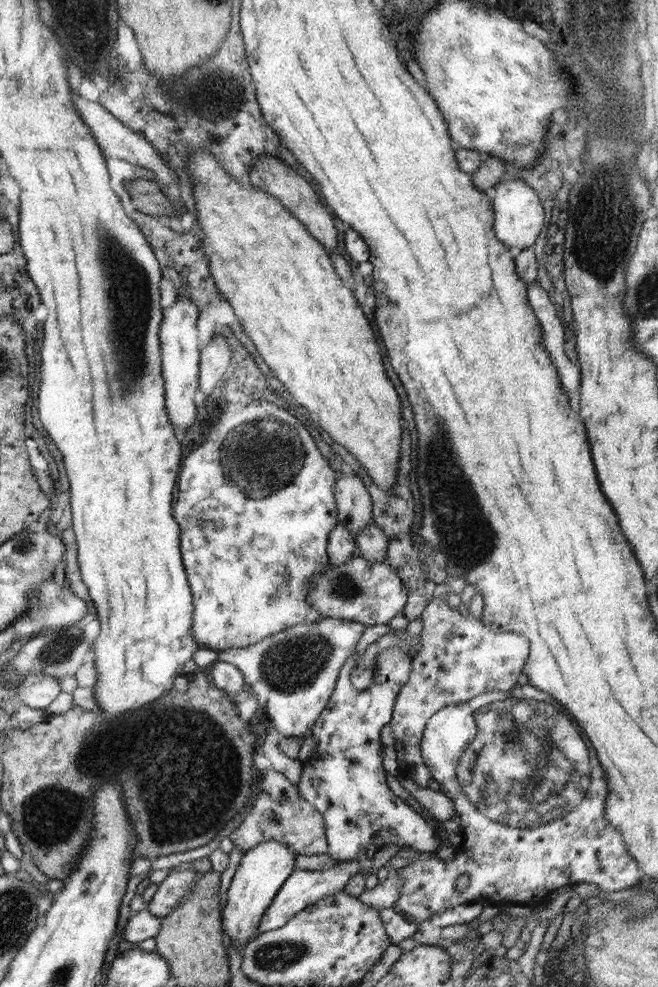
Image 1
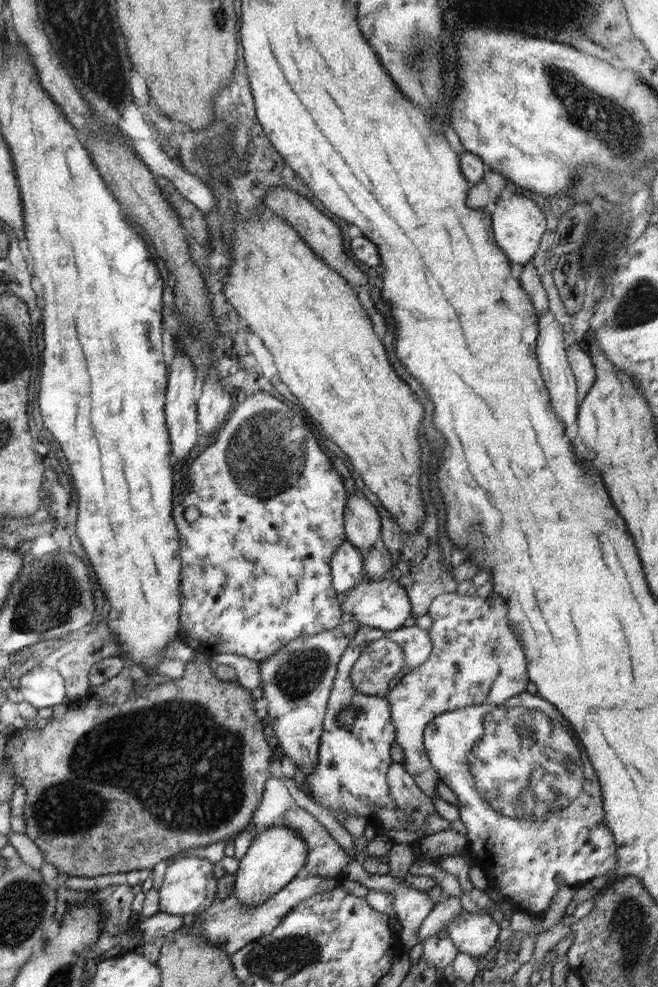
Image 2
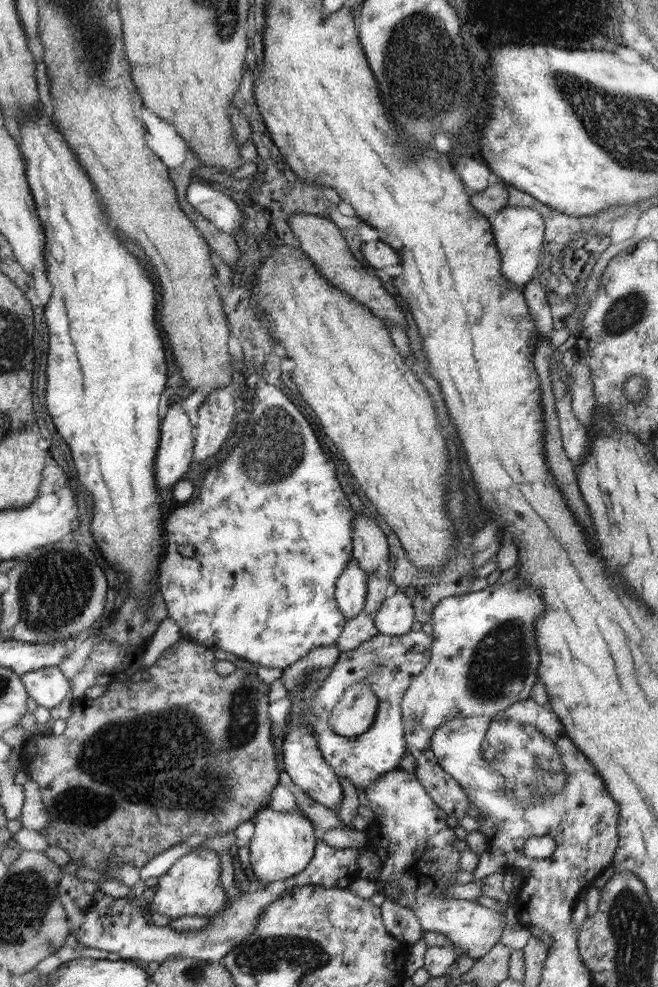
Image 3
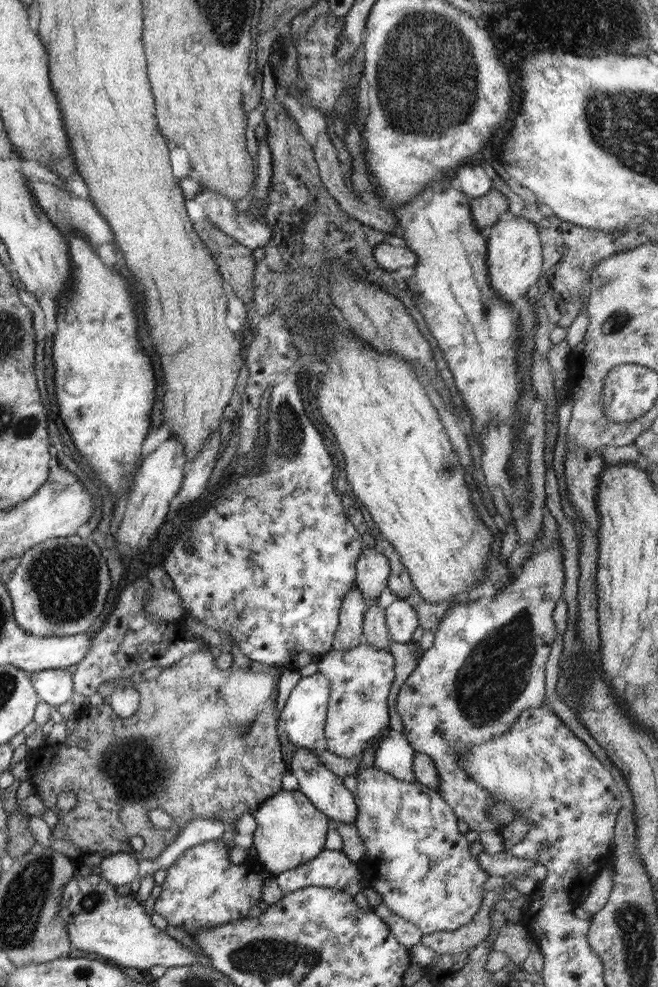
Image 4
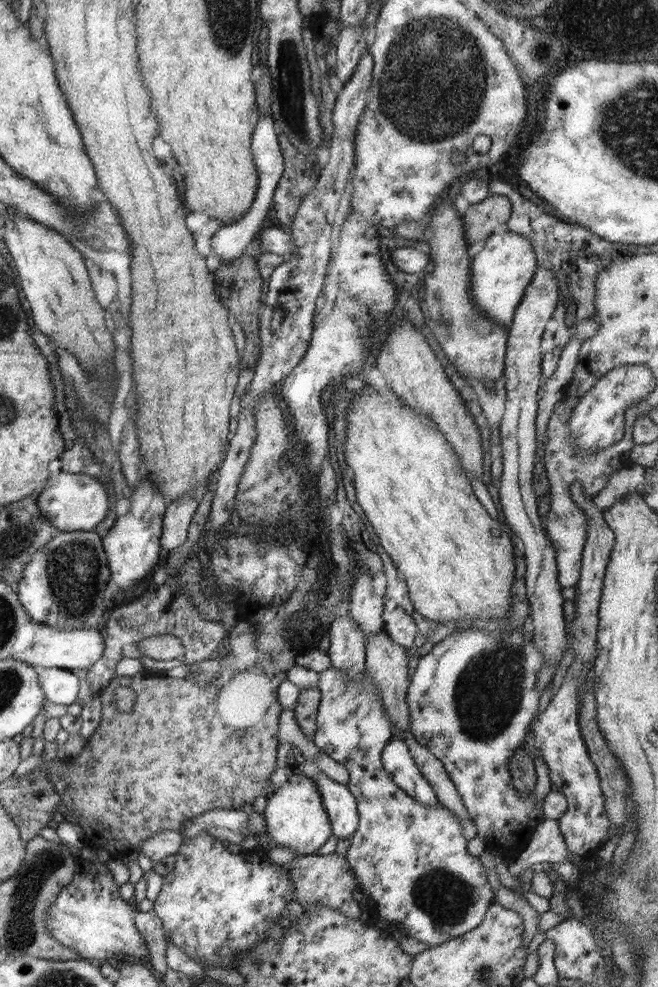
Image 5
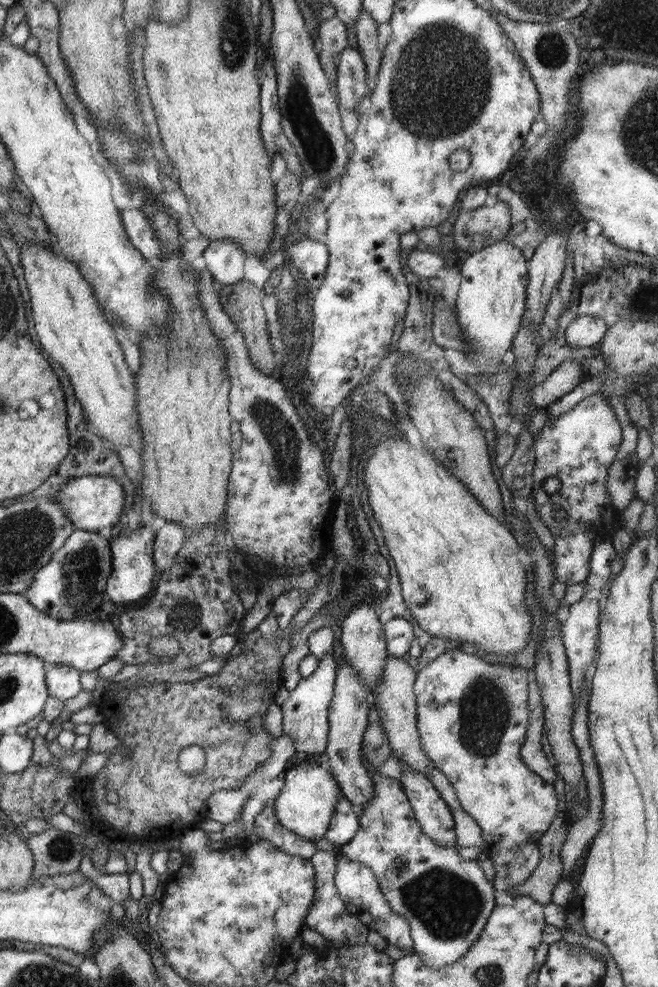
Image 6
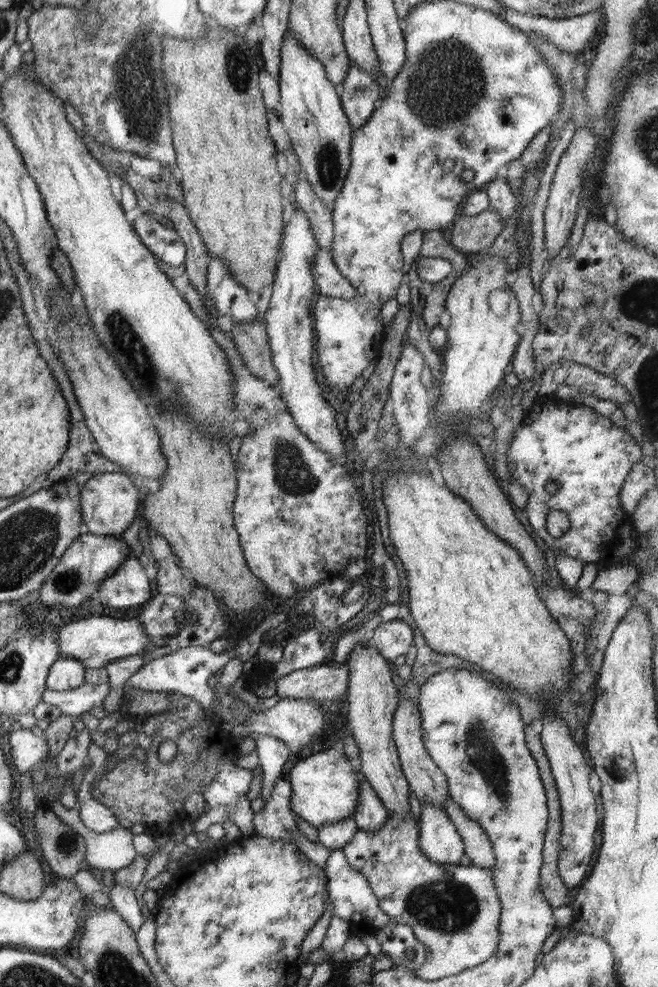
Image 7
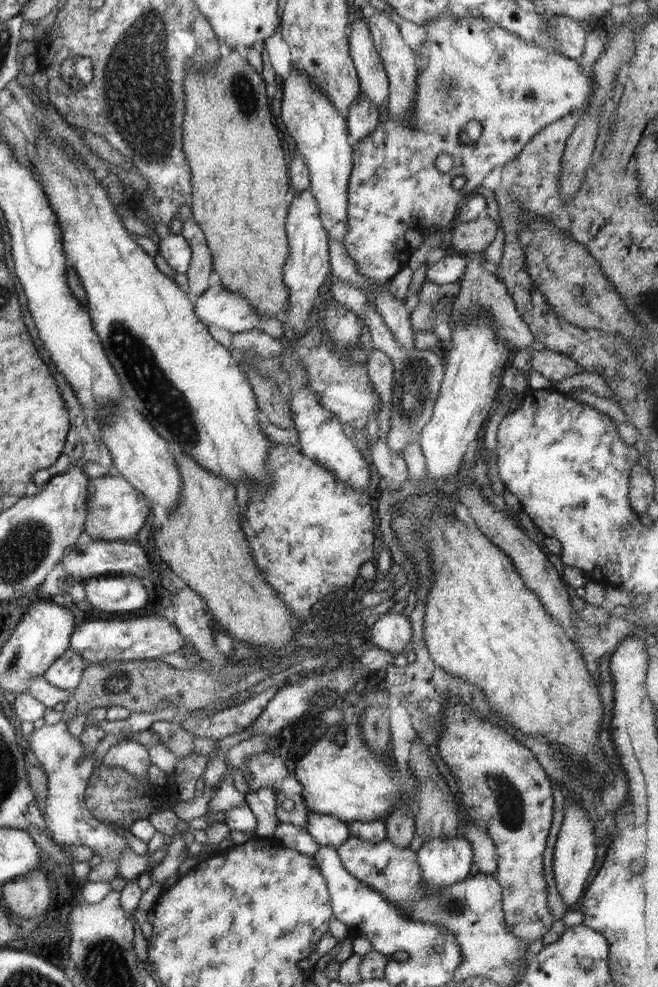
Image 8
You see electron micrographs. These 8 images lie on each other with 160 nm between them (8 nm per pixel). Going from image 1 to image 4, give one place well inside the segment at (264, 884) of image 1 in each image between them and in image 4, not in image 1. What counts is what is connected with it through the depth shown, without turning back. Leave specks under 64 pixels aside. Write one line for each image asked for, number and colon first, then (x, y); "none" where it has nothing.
2: (276, 855)
3: (283, 843)
4: (290, 831)

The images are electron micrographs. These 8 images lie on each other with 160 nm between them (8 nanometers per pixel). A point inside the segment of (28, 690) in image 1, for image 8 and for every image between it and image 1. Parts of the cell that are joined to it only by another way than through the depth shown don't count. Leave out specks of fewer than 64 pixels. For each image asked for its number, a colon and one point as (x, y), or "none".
2: (43, 687)
3: (48, 686)
4: (55, 687)
5: (60, 686)
6: (63, 682)
7: (66, 674)
8: (66, 673)

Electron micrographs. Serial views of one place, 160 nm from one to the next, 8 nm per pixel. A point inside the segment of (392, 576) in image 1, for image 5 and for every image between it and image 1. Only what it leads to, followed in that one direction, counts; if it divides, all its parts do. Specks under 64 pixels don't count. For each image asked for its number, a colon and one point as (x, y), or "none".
2: (383, 604)
3: (395, 616)
4: (401, 619)
5: (400, 626)

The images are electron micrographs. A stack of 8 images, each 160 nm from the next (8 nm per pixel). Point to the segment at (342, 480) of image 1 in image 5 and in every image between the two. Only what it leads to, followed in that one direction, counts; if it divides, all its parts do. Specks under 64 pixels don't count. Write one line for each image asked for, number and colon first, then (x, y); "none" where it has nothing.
2: (361, 521)
3: (370, 546)
4: (372, 568)
5: (366, 608)

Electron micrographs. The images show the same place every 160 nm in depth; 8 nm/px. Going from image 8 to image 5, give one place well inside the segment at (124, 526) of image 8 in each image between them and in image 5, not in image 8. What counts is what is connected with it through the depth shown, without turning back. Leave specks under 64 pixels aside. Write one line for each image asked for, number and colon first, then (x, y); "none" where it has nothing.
5: (71, 502)
6: (91, 502)
7: (108, 502)

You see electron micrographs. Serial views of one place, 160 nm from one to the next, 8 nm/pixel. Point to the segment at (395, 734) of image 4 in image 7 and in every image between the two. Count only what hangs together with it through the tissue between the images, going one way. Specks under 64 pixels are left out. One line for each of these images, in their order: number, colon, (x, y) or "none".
5: (396, 759)
6: (434, 816)
7: (439, 840)

